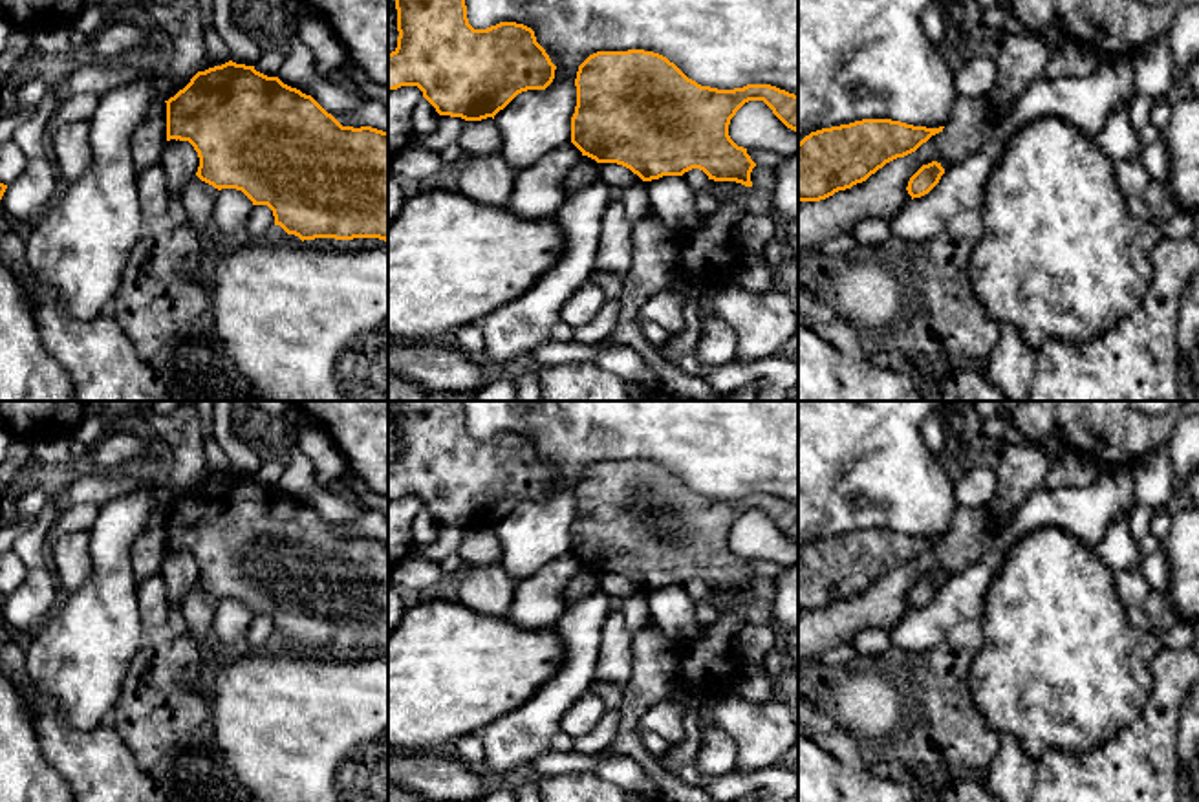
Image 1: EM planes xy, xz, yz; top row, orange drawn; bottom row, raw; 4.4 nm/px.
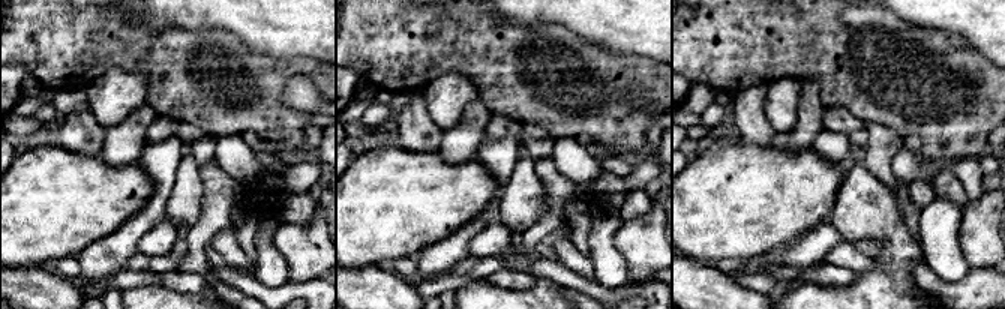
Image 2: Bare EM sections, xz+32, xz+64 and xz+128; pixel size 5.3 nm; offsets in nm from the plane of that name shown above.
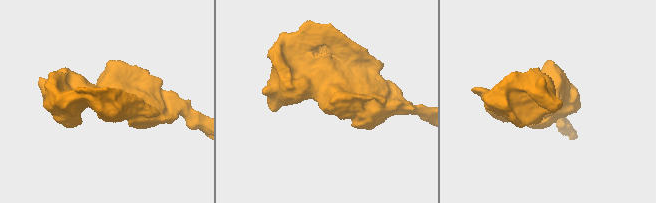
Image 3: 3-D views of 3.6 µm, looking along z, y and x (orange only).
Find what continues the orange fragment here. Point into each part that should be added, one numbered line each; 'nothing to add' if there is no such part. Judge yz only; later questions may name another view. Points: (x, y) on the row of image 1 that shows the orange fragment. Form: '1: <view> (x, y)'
nothing to add

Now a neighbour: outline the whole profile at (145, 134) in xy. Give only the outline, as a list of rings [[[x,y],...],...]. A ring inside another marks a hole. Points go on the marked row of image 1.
[[[150,106],[148,117],[135,128],[132,135],[132,156],[139,146],[156,145],[156,106]]]

